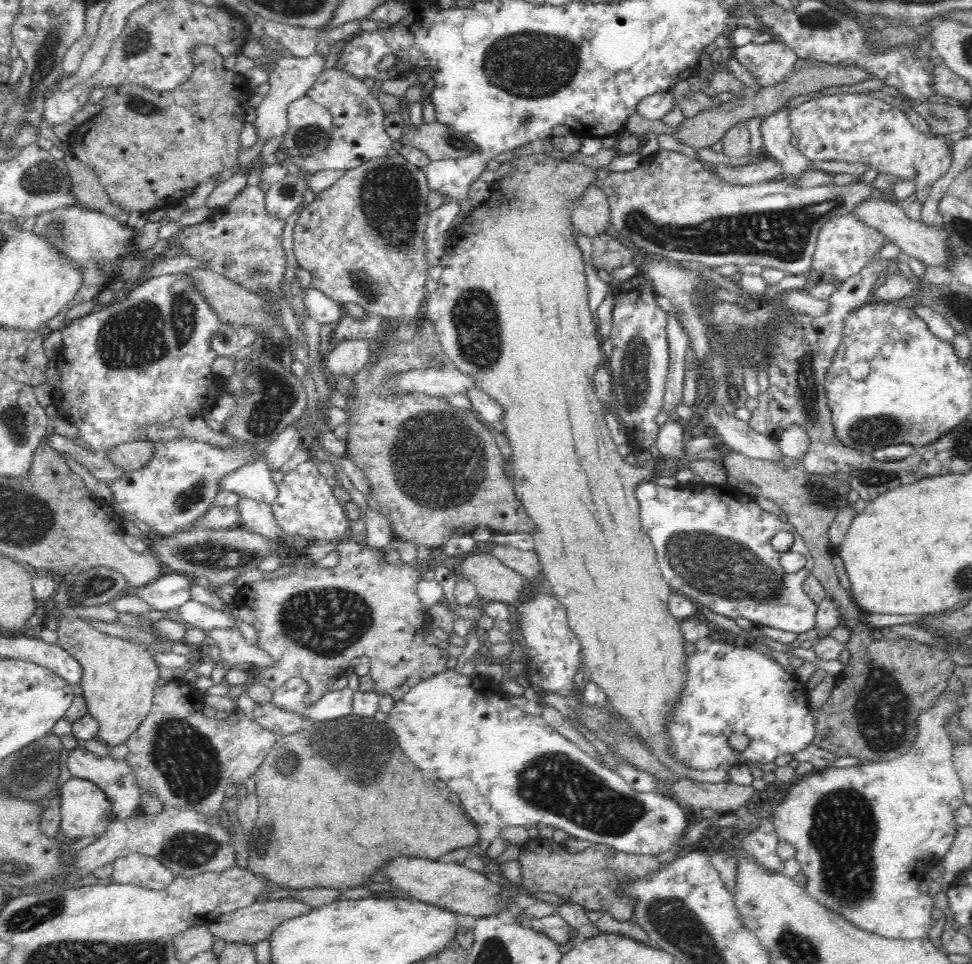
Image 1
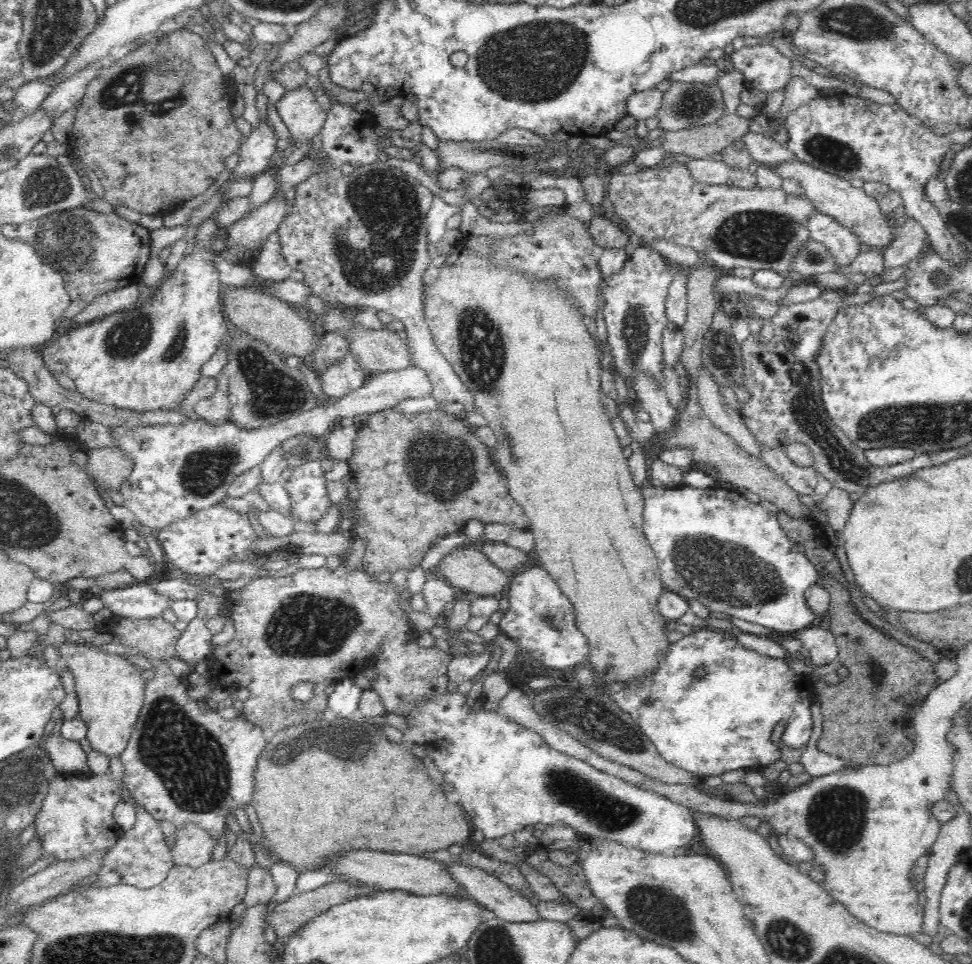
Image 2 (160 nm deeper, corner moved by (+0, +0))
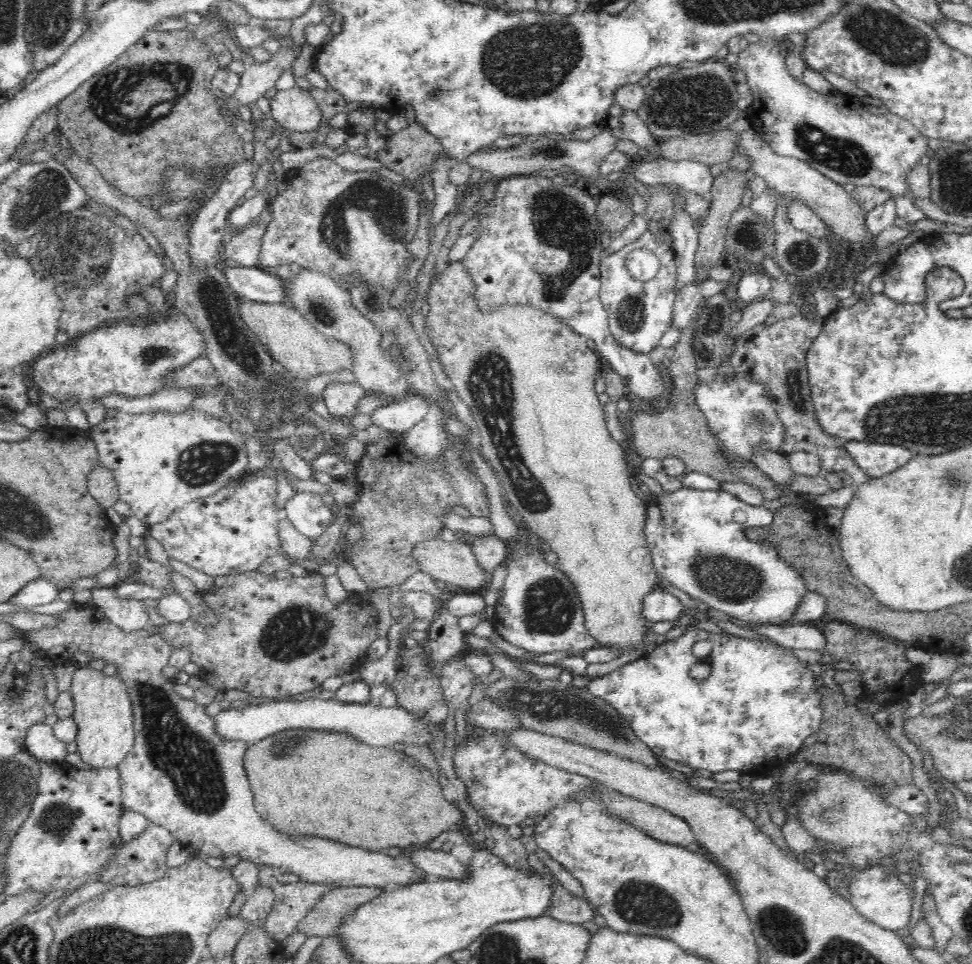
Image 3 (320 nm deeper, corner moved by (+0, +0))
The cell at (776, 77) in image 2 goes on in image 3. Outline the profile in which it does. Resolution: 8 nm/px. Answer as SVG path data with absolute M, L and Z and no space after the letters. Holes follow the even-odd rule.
M762 39L758 43L750 43L746 50L739 52L738 61L734 70L742 70L744 76L746 76L746 82L750 86L750 92L752 92L753 102L746 110L746 116L752 121L756 132L759 134L759 137L768 143L771 146L771 149L776 152L779 156L788 156L793 157L804 162L807 162L808 165L812 168L818 170L820 173L824 174L830 180L835 181L837 184L844 185L856 185L856 188L860 186L872 186L880 189L885 189L890 192L892 197L904 197L904 199L910 199L912 202L916 202L915 193L912 191L911 185L909 184L909 173L914 172L917 167L924 166L929 160L932 150L930 148L930 140L920 133L920 129L917 129L909 120L906 120L904 117L898 116L896 113L886 112L886 114L870 114L866 108L864 108L864 102L861 102L862 109L859 112L852 111L852 98L849 95L834 94L823 96L818 94L813 90L810 90L809 86L806 86L806 83L796 80L796 78L788 71L786 67L786 58L782 54L780 48L778 47L778 41L774 39Z

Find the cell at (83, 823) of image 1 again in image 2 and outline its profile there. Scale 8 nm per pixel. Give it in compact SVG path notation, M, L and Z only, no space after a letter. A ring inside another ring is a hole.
M120 755L112 756L108 765L110 770L106 775L95 775L91 778L76 776L54 778L34 822L36 835L40 835L42 843L44 843L44 857L49 856L55 861L75 859L85 857L98 849L112 848L116 844L119 829L113 819L113 814L117 802L121 801L120 782L123 782L124 779L124 766Z

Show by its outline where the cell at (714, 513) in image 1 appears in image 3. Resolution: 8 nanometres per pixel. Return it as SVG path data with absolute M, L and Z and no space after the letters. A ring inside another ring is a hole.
M682 487L676 492L653 494L649 497L645 520L645 537L652 551L653 565L659 578L692 598L724 615L755 624L791 624L802 602L806 581L802 573L780 557L772 541L750 539L747 530L753 527L770 528L774 512L764 505L753 506L746 500L719 488L718 490L692 490Z

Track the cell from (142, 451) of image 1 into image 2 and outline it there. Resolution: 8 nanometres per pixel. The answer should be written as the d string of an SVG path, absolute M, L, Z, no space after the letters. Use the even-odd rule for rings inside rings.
M102 446L88 450L86 471L97 488L108 492L118 490L134 470L134 459L128 457L120 446Z

